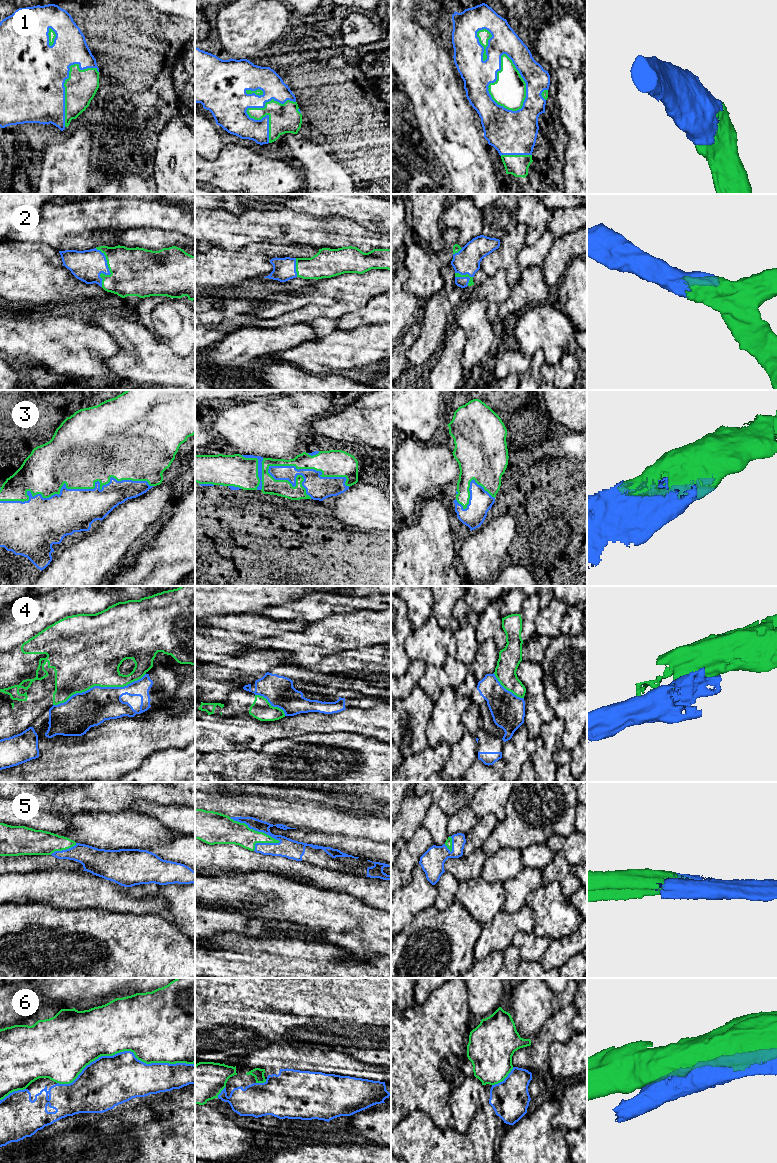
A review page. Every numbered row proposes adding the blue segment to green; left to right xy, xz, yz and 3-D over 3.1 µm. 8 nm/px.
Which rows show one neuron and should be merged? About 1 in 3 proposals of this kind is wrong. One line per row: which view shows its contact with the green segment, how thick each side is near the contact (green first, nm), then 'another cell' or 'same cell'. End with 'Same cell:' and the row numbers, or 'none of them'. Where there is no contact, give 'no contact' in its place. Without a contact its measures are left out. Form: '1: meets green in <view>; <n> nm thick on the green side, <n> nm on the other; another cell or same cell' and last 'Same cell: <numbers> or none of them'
1: meets green in yz; 260 nm thick on the green side, 200 nm on the other; same cell
2: meets green in xy; 380 nm thick on the green side, 240 nm on the other; same cell
3: meets green in xy; 460 nm thick on the green side, 360 nm on the other; same cell
4: meets green in xy; 480 nm thick on the green side, 300 nm on the other; another cell
5: meets green in xz; 220 nm thick on the green side, 110 nm on the other; same cell
6: meets green in xy; 480 nm thick on the green side, 380 nm on the other; another cell
Same cell: 1, 2, 3, 5

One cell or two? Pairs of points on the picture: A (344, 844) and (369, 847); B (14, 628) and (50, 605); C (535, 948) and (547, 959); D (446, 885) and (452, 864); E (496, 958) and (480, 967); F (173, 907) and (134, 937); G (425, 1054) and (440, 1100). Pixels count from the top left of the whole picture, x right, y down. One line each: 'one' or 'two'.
A: one
B: one
C: two
D: two
E: one
F: two
G: one

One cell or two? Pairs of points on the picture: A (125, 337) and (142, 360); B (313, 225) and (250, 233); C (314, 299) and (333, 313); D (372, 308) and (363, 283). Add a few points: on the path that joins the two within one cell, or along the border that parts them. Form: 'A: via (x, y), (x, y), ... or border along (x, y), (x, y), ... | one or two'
A: via (131, 343), (140, 354) | one
B: via (297, 223), (281, 223), (276, 227), (266, 227) | one
C: border along (339, 296), (331, 304), (305, 305), (300, 309) | two
D: border along (380, 294), (372, 297), (363, 306), (349, 312) | two

